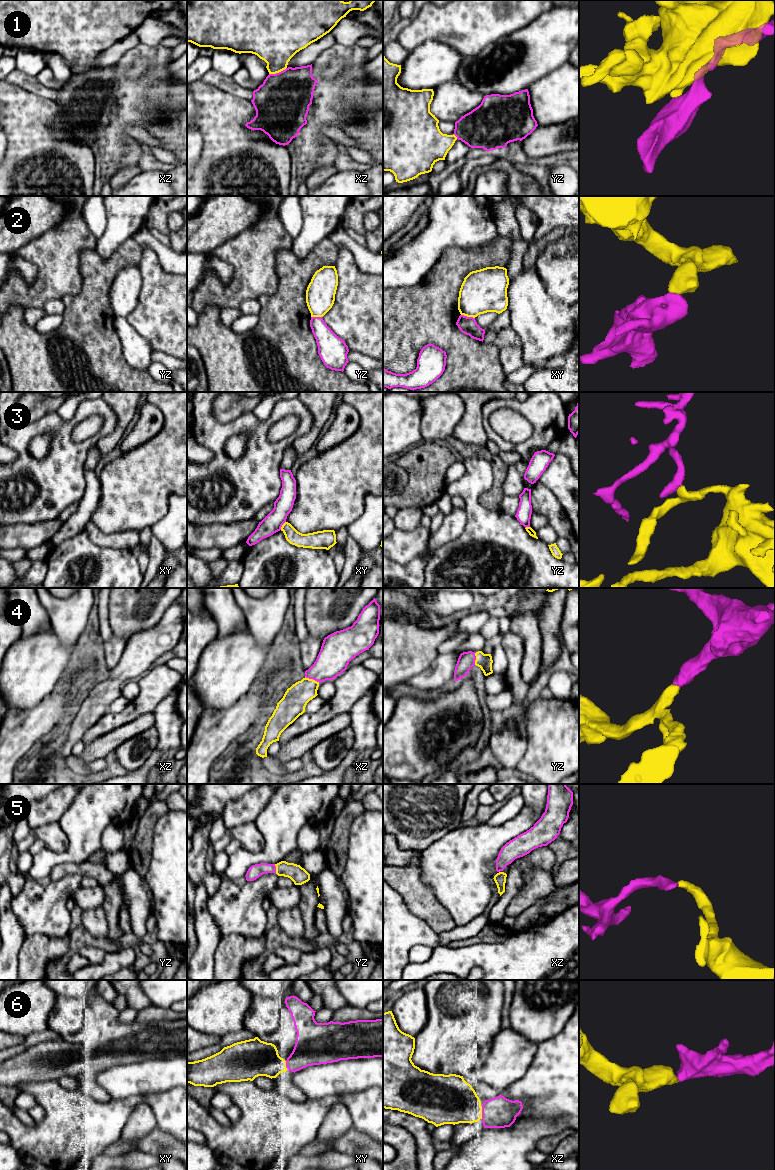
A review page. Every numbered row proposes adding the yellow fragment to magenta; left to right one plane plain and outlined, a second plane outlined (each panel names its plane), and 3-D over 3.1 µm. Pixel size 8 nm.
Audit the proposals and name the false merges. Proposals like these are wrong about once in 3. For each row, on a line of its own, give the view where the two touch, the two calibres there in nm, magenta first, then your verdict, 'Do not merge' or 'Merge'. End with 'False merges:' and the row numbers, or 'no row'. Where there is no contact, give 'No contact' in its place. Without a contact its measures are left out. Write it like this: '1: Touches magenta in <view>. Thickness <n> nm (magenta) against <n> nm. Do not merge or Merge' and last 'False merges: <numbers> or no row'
1: Touches magenta in xz. Thickness 440 nm (magenta) against 360 nm. Merge
2: Touches magenta in xy. Thickness 140 nm (magenta) against 340 nm. Do not merge
3: Touches magenta in xy. Thickness 160 nm (magenta) against 120 nm. Do not merge
4: Touches magenta in xz. Thickness 260 nm (magenta) against 200 nm. Merge
5: Touches magenta in yz. Thickness 110 nm (magenta) against 140 nm. Merge
6: Touches magenta in xz. Thickness 260 nm (magenta) against 360 nm. Merge
False merges: 2, 3

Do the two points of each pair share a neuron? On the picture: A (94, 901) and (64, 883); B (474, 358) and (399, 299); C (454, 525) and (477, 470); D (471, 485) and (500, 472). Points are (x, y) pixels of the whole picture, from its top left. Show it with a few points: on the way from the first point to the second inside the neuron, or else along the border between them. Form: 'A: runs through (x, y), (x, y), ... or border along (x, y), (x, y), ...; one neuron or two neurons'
A: border along (80, 885), (69, 897); two neurons
B: runs through (455, 344), (426, 315), (418, 315); one neuron
C: border along (466, 509), (466, 524), (461, 532); two neurons
D: border along (477, 457), (493, 476), (481, 496); two neurons

